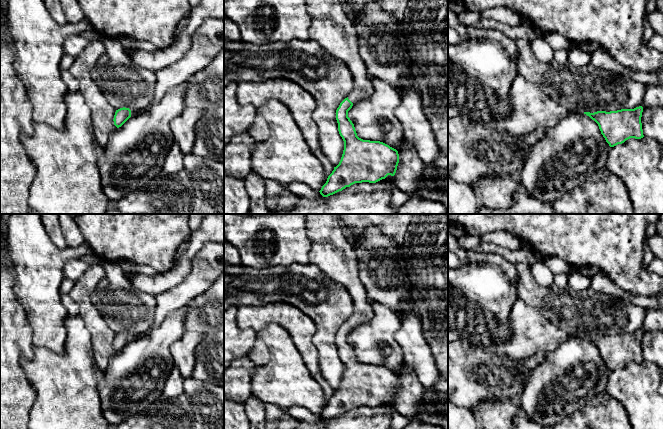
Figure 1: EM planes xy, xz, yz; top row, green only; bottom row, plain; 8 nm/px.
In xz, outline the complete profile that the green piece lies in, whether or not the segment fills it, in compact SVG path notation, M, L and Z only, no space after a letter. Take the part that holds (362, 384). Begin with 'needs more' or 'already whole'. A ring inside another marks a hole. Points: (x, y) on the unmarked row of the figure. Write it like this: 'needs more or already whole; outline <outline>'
needs more; outline M307 214L306 234L312 242L312 249L308 254L309 264L318 266L322 273L342 284L354 303L354 311L351 317L340 327L336 334L338 355L344 365L344 374L339 388L334 391L326 407L319 415L323 421L328 421L355 407L376 407L385 403L388 399L394 400L399 387L399 378L396 373L383 366L359 362L354 348L348 341L348 335L352 330L369 320L373 310L365 287L359 278L358 260L352 242L349 242L343 235L340 214Z

